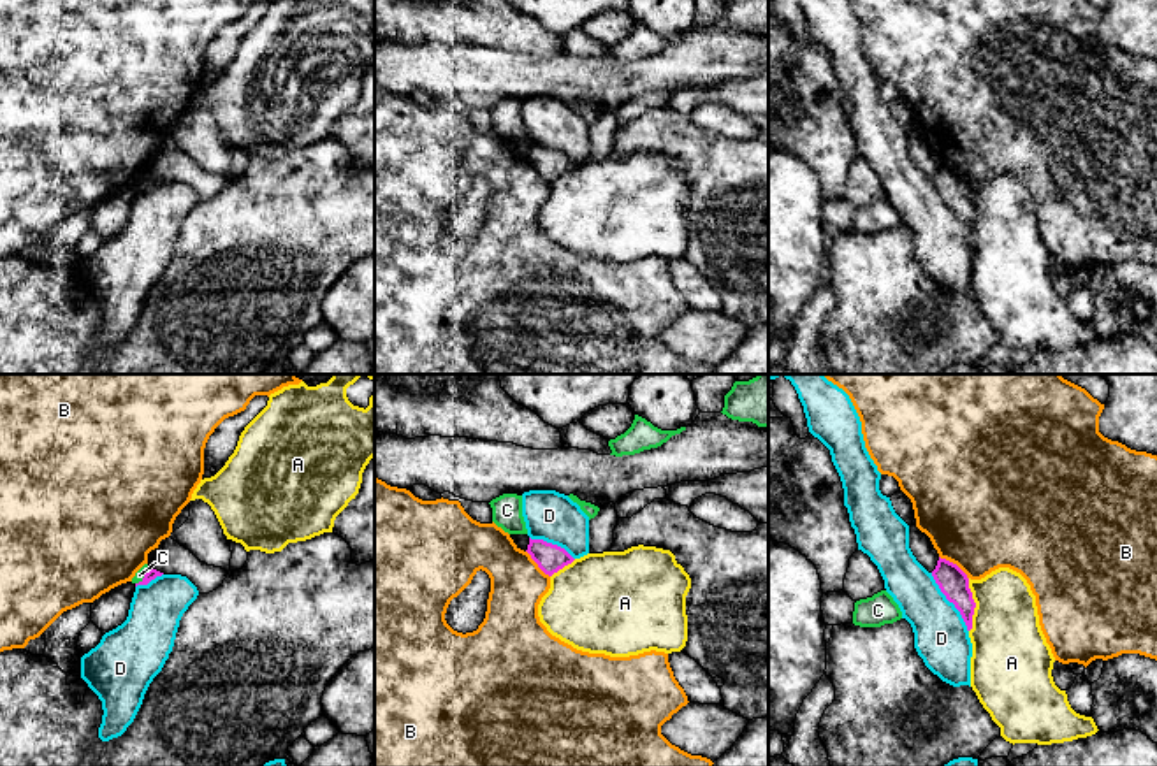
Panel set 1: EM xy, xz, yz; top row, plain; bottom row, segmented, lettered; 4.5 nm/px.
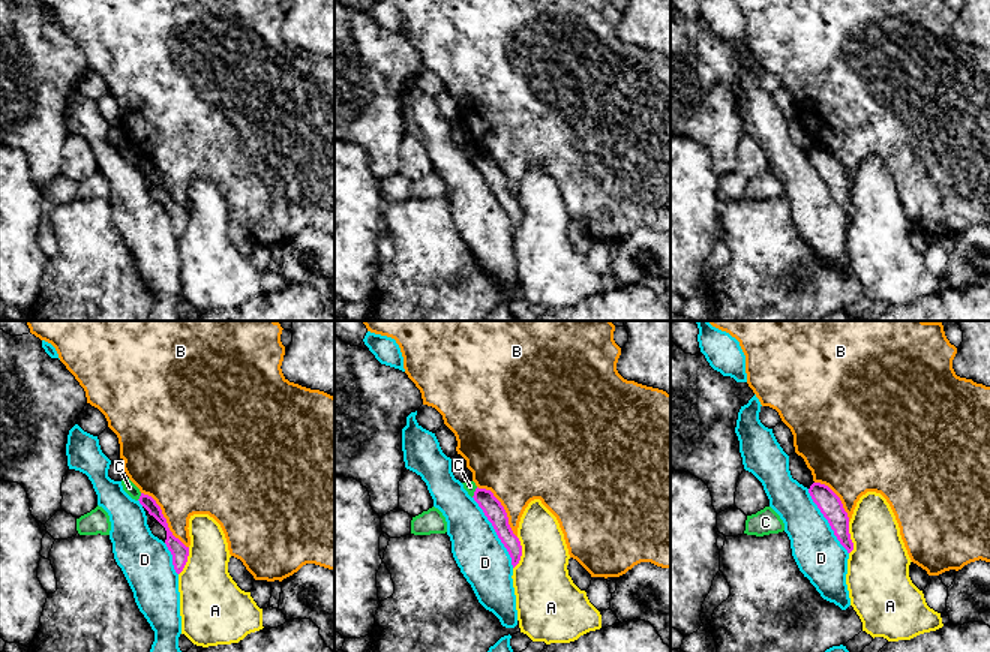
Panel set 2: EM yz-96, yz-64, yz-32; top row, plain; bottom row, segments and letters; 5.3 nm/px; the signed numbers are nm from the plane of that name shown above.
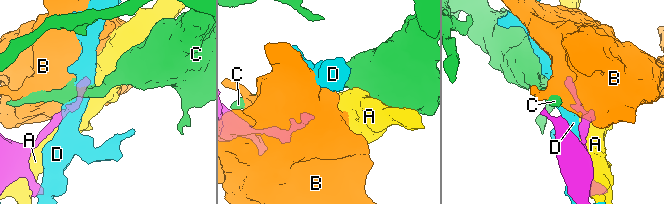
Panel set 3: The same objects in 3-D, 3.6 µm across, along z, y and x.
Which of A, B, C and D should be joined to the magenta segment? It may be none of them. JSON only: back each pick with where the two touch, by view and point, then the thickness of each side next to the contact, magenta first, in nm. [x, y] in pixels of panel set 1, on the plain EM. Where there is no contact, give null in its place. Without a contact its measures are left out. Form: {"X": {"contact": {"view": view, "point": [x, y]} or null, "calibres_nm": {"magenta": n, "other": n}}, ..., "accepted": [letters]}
{"accepted": []}

